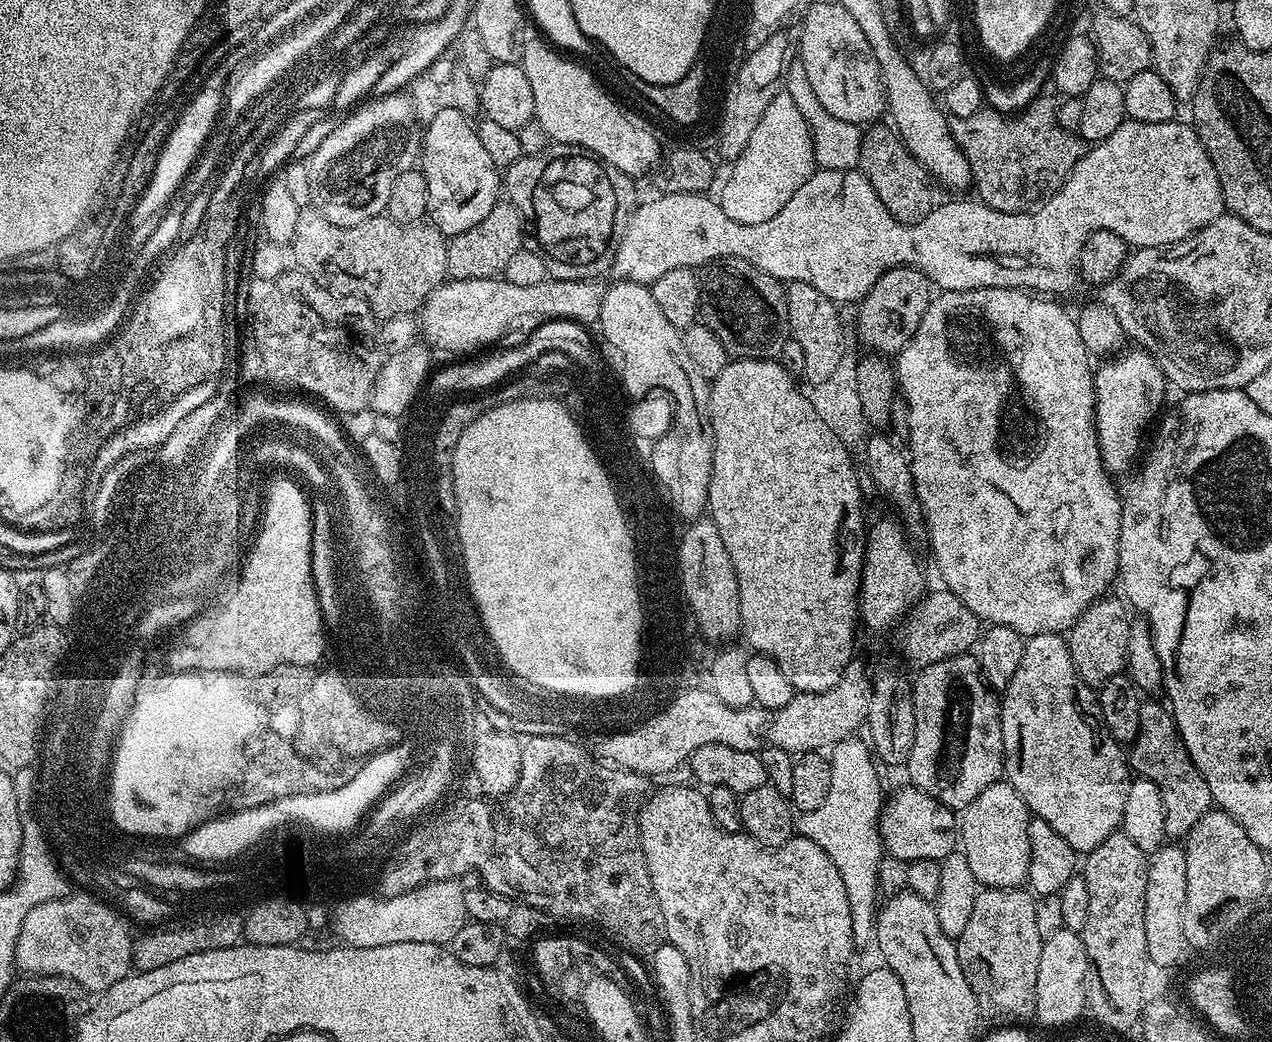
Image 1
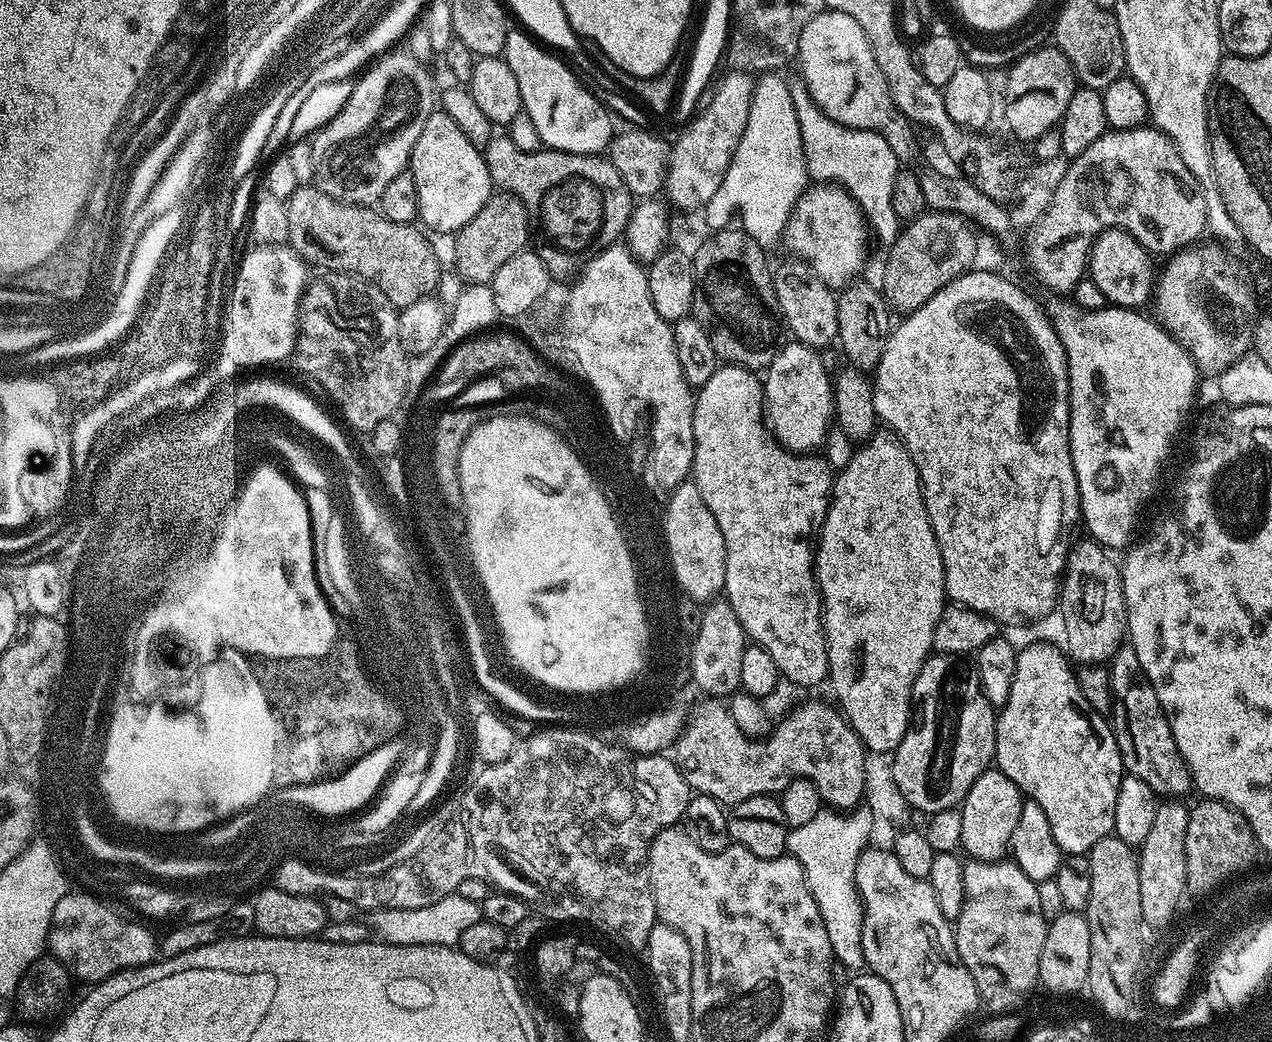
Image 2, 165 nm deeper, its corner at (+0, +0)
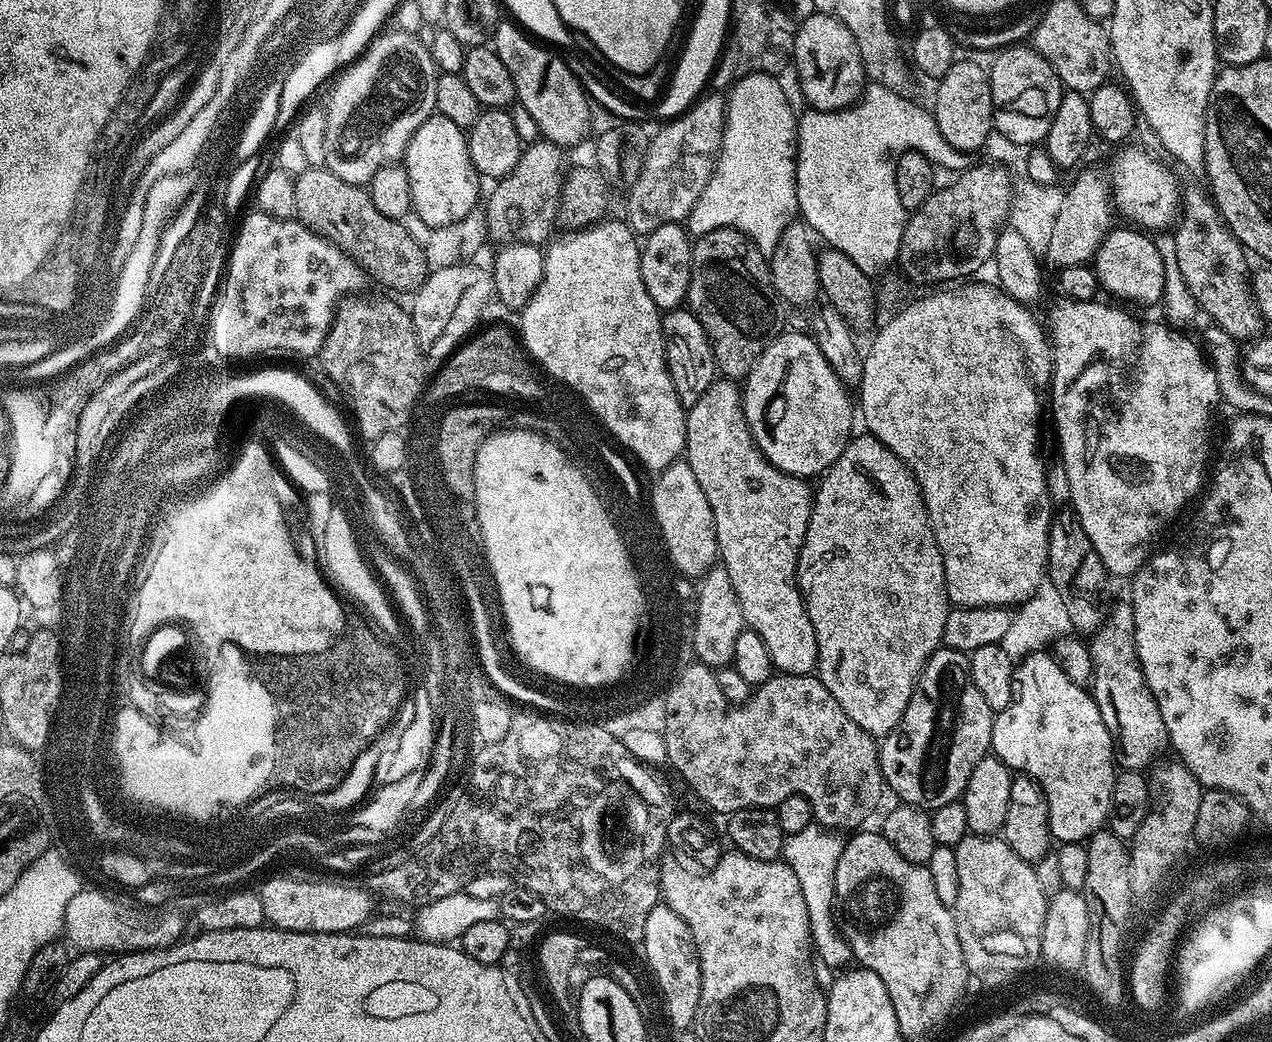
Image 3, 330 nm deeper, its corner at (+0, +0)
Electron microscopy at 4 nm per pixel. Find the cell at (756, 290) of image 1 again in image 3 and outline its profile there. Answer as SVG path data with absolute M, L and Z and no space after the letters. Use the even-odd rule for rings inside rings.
M729 226L710 230L710 234L695 237L686 307L689 312L694 313L698 322L702 322L708 341L712 344L717 373L723 379L740 382L748 377L768 343L776 339L781 331L779 306L781 307L778 303L776 288L772 285L769 261L754 247L747 236L743 236L738 230Z

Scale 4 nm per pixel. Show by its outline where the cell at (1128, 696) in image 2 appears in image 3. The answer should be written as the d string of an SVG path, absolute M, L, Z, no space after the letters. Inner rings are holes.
M1131 603L1116 604L1110 608L1090 640L1092 649L1090 691L1102 714L1102 722L1106 722L1118 749L1119 767L1124 770L1147 769L1157 759L1156 754L1165 748L1168 739L1168 731L1162 722L1158 702L1144 680L1144 671L1136 653L1134 630L1137 623Z

